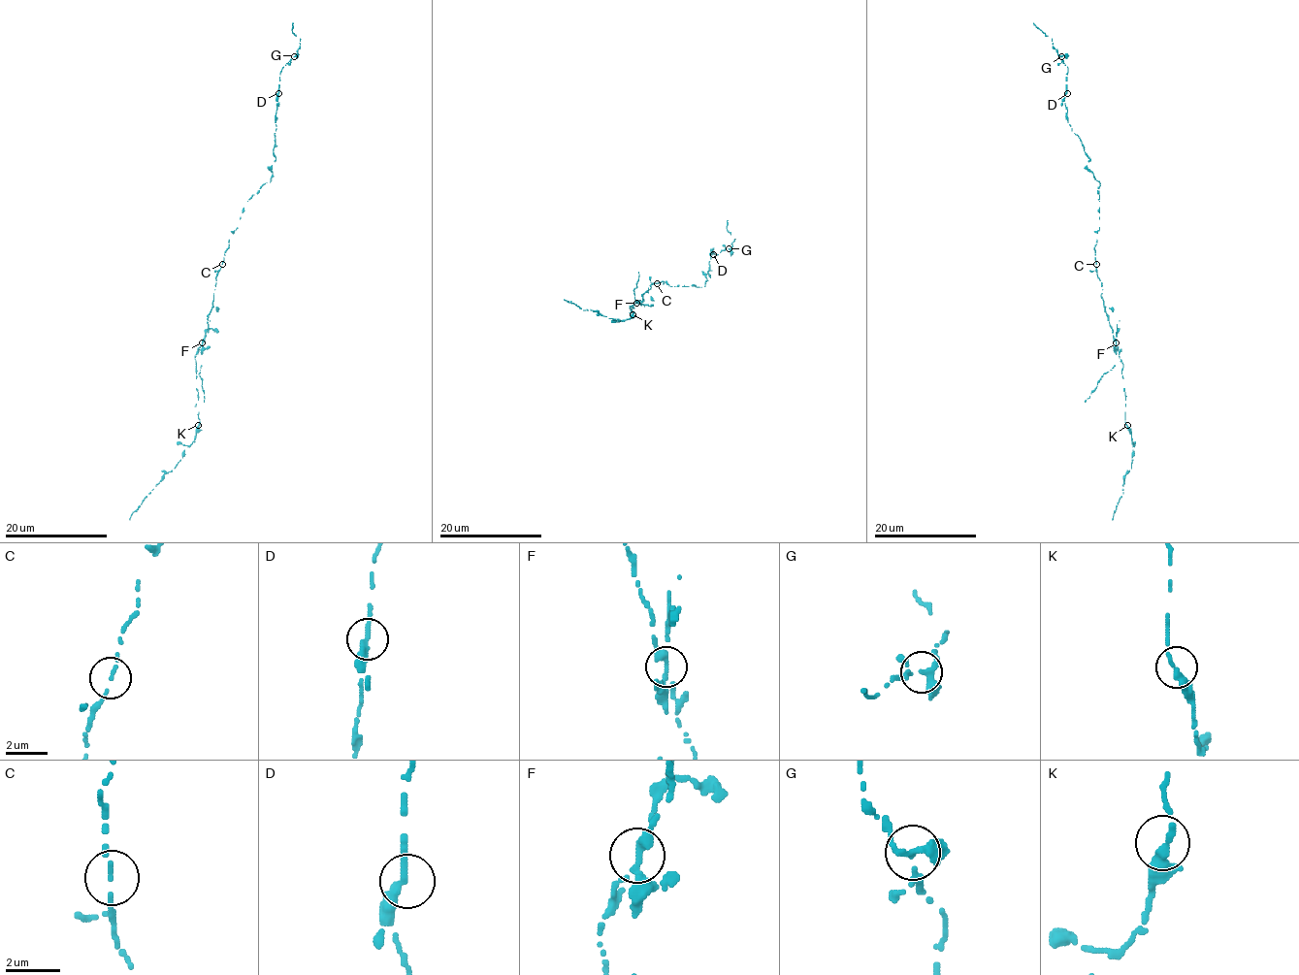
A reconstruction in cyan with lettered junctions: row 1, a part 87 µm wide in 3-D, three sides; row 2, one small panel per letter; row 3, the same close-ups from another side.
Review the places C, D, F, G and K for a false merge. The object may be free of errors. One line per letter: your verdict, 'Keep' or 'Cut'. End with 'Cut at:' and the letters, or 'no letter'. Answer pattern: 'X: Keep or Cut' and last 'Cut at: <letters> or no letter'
C: Keep
D: Keep
F: Keep
G: Keep
K: Keep
Cut at: no letter

